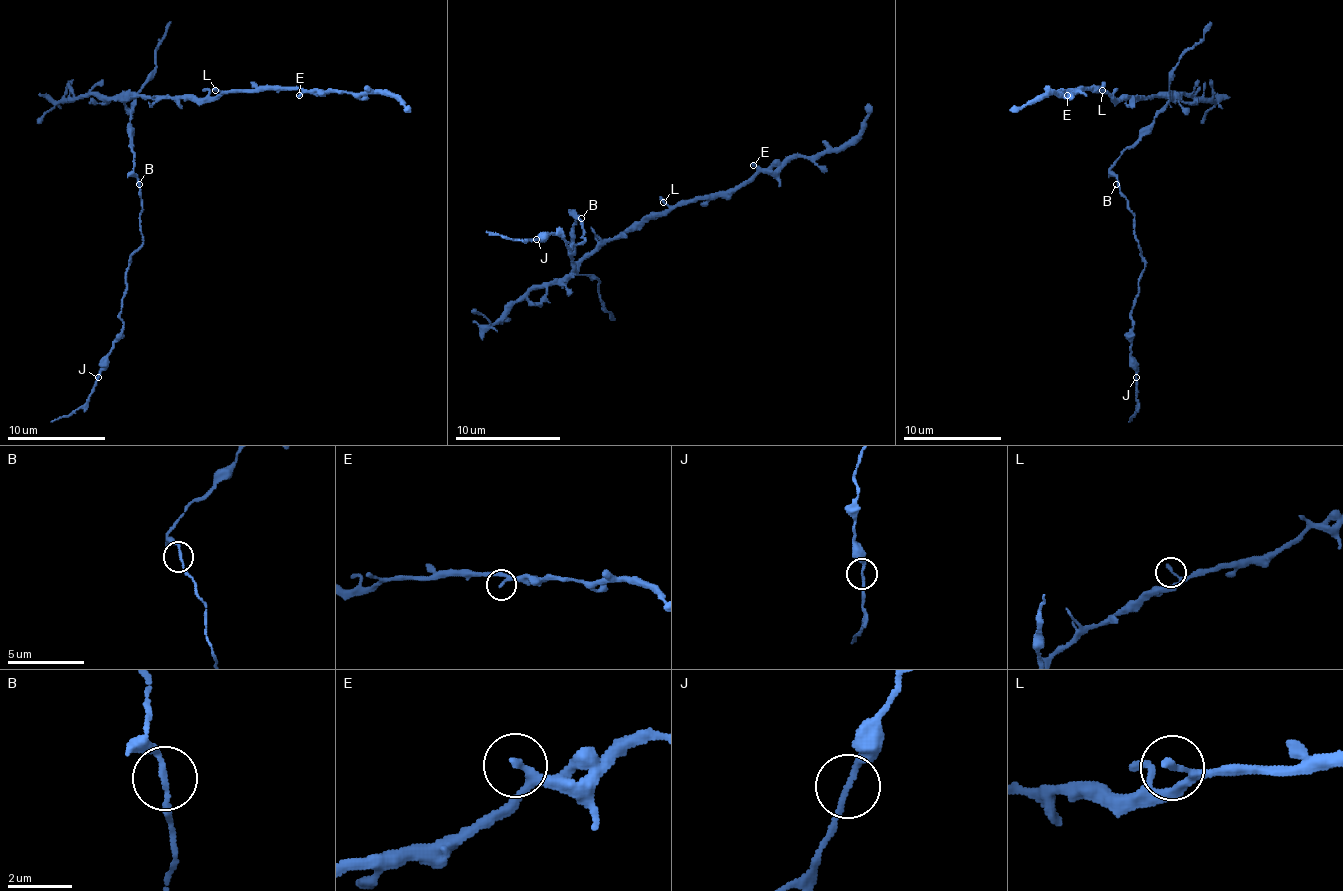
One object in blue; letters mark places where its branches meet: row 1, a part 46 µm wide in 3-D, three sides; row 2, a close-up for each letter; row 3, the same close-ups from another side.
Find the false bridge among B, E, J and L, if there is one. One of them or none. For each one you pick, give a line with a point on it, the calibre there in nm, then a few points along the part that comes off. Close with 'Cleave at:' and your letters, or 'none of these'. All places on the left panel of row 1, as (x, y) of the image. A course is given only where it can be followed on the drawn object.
Cleave at: none of these

